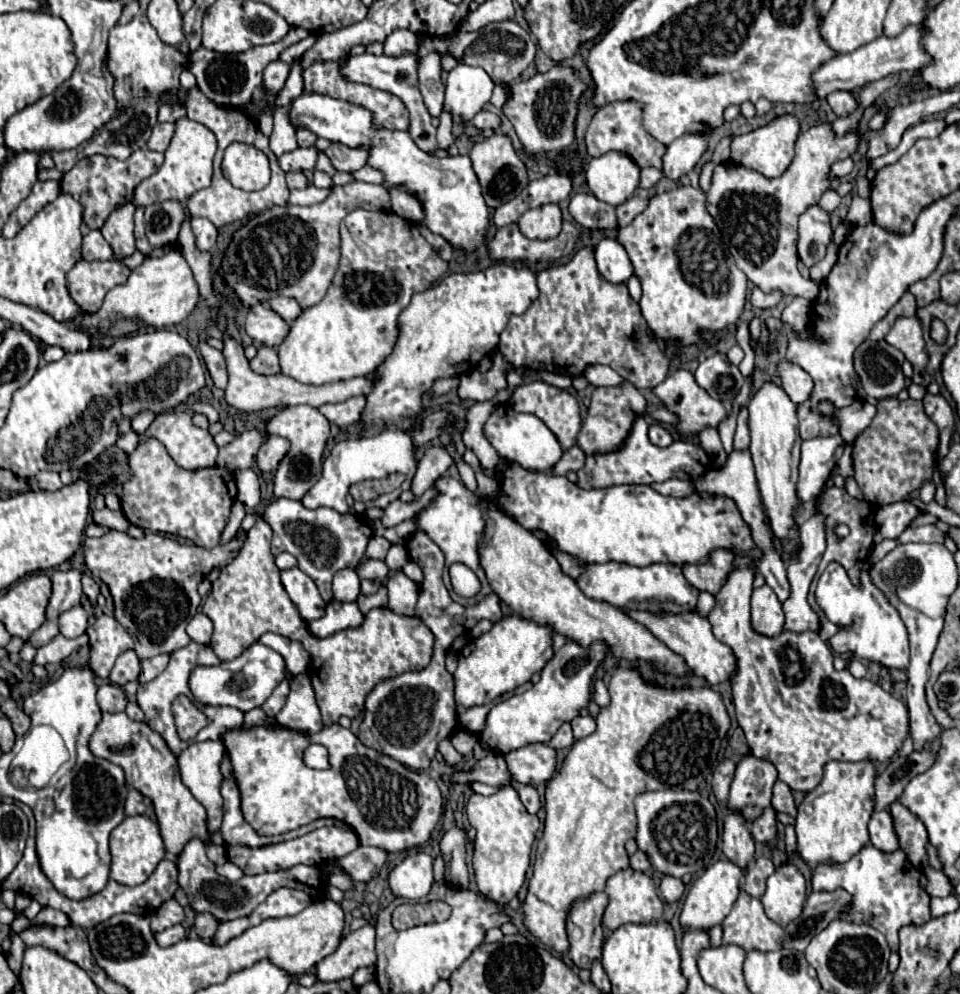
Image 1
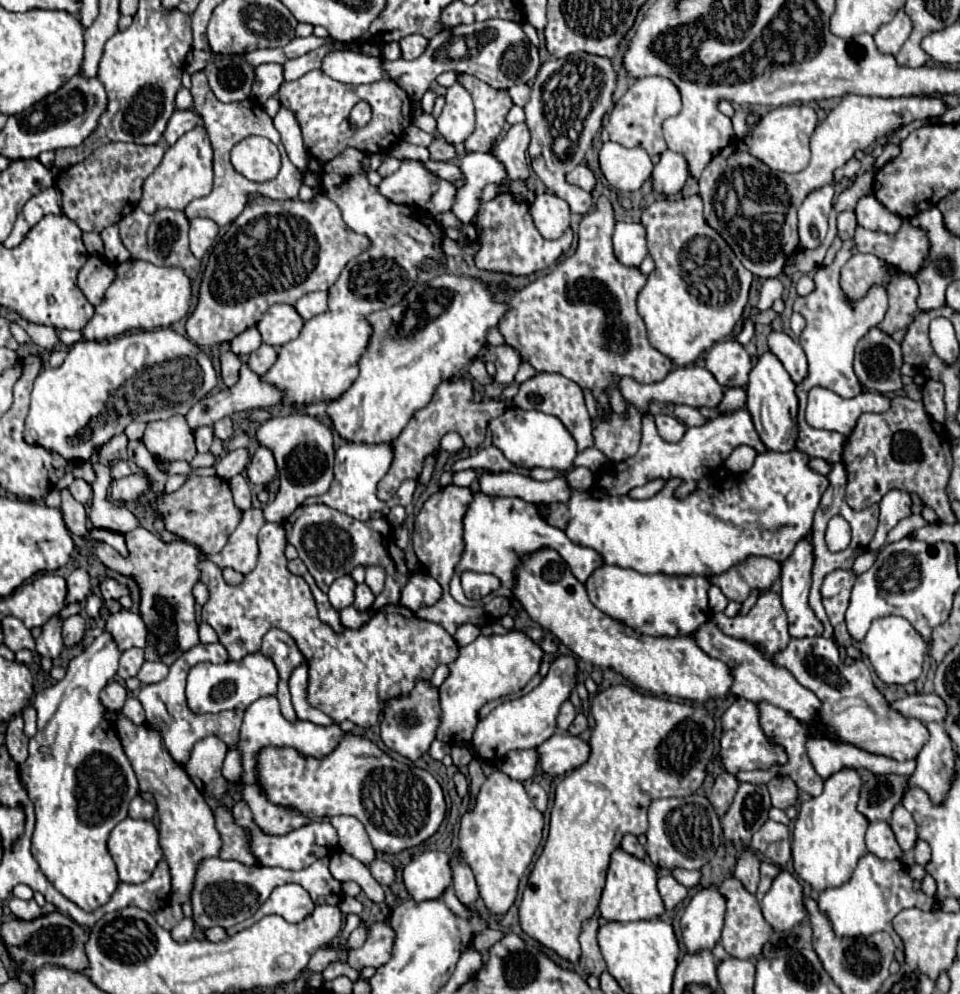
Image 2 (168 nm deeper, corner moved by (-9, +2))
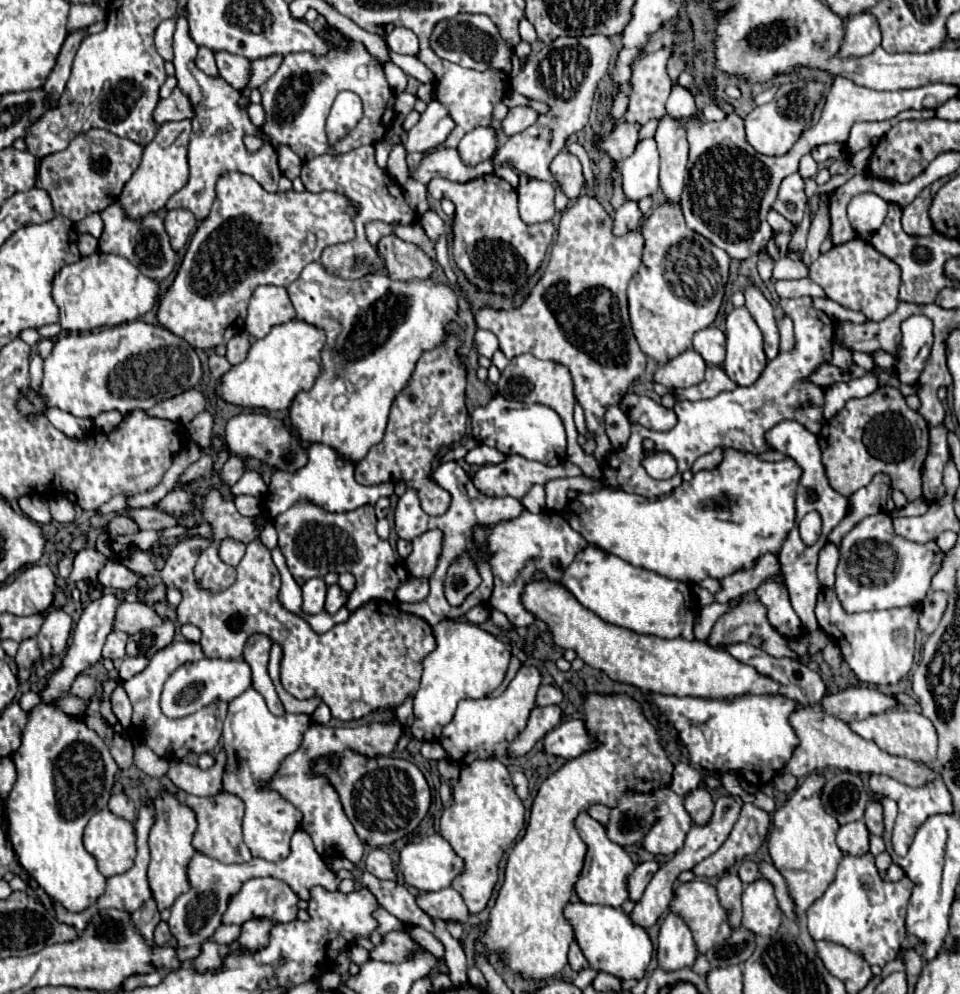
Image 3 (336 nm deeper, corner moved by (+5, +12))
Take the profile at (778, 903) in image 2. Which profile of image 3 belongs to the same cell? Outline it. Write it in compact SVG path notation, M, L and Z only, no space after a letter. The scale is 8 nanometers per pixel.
M760 878L752 884L746 884L742 892L742 910L744 910L742 924L748 930L752 930L758 936L776 934L782 920L782 912L770 880Z

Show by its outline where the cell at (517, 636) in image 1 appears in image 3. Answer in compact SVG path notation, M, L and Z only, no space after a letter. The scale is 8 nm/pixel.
M442 620L434 628L436 650L424 658L420 688L414 696L414 724L410 732L416 740L438 740L442 728L452 720L456 704L464 698L484 698L496 690L508 670L512 646L476 624L462 620Z

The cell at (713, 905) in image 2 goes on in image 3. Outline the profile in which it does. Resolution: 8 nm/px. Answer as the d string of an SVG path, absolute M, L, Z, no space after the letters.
M668 912L658 936L658 964L664 970L680 970L692 966L698 948L688 924L674 912Z

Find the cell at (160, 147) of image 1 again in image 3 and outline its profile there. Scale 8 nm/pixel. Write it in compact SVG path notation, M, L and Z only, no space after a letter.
M174 90L168 98L160 100L156 110L154 110L154 122L156 124L184 120L184 118L192 118L192 116L194 116L192 104L180 90Z

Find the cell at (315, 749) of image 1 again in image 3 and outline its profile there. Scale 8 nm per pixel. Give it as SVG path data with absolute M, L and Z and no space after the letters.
M248 688L240 696L236 696L228 706L228 716L224 720L224 736L222 748L226 752L226 768L224 768L224 792L238 796L244 806L244 842L250 848L252 856L264 858L270 862L278 862L290 854L290 840L298 828L302 828L302 812L296 810L286 800L280 800L276 792L264 792L260 788L262 782L268 782L272 772L280 766L284 756L292 754L300 742L302 734L312 724L308 714L284 714L274 716L260 692Z

